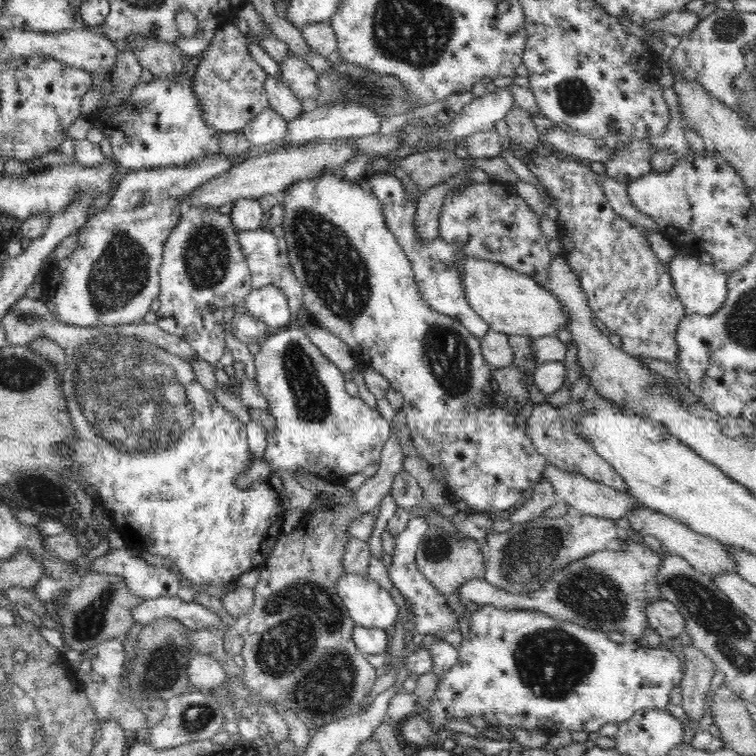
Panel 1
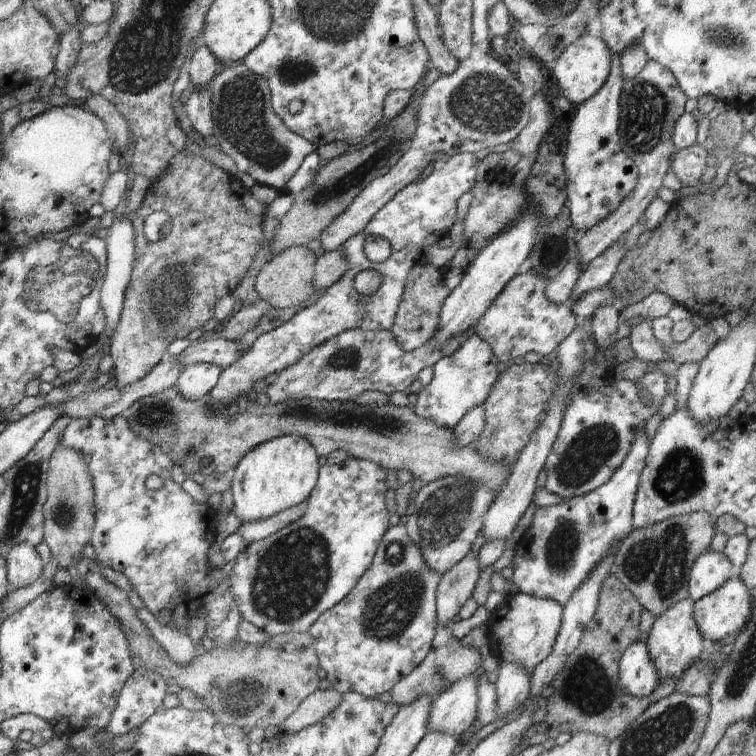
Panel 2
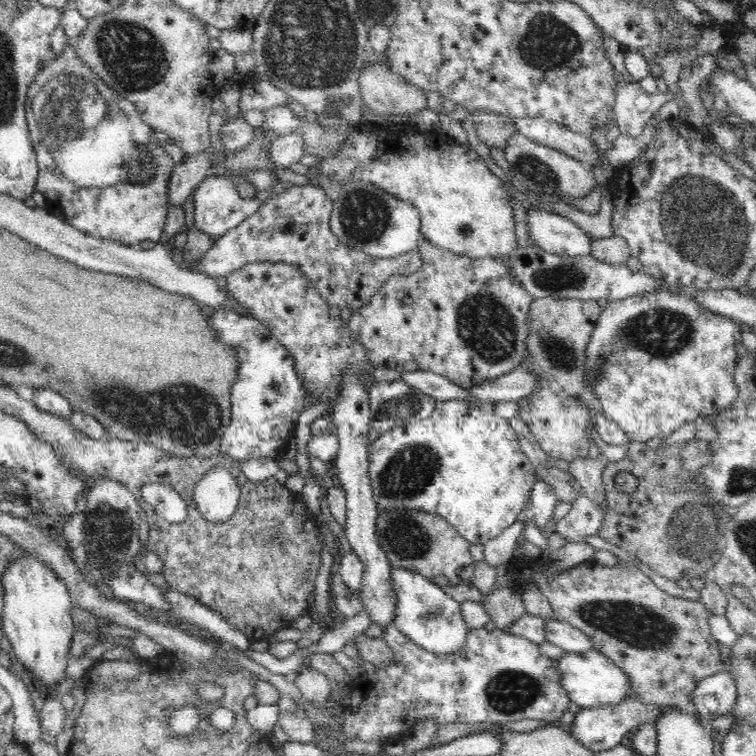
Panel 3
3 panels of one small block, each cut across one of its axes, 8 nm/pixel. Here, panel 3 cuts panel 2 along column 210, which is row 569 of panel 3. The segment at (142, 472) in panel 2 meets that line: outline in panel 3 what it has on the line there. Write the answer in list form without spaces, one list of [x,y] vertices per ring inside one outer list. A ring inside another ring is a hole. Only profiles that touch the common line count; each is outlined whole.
[[[548,557],[515,558],[507,565],[515,588],[520,592],[530,584],[538,586],[551,604],[553,618],[567,622],[586,634],[596,651],[625,671],[626,676],[629,676],[633,698],[644,704],[674,705],[687,714],[694,713],[696,707],[692,703],[693,692],[702,678],[732,670],[729,660],[732,649],[728,645],[718,643],[712,637],[708,625],[711,612],[706,609],[704,603],[699,599],[674,597],[660,590],[634,562],[619,560],[614,566],[600,565],[596,562],[582,563],[555,575],[554,579],[550,577]]]

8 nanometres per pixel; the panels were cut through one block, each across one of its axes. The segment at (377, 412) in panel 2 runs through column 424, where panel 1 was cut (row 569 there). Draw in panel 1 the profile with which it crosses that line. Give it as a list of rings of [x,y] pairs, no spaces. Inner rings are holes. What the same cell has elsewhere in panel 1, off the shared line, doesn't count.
[[[430,525],[417,546],[415,561],[422,575],[448,598],[457,593],[462,584],[481,576],[485,571],[482,553],[483,549],[476,540],[465,536],[464,539],[458,539],[442,527]]]

